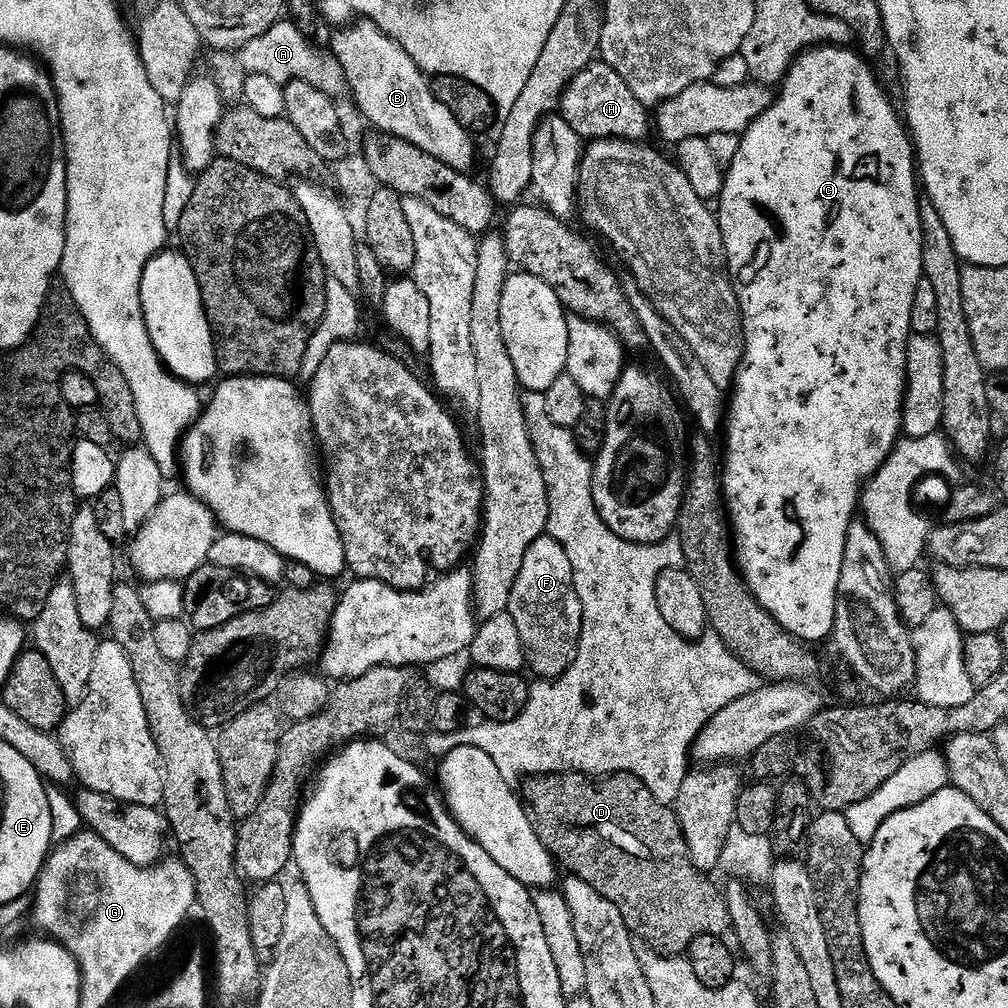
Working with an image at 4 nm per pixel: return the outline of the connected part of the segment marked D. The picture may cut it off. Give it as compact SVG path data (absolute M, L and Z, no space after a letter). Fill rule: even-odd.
M558 772L551 776L533 776L527 781L523 795L532 799L530 803L530 812L534 817L536 831L539 832L542 843L552 852L554 857L561 865L564 864L575 875L580 876L588 882L596 891L602 893L605 898L620 908L624 915L628 929L637 937L639 935L645 940L645 945L651 946L658 951L668 951L676 955L684 954L693 947L693 944L700 936L705 936L707 932L725 929L728 924L728 915L725 913L724 903L721 903L720 897L715 891L712 891L712 885L704 883L704 879L697 874L684 874L684 876L672 876L672 868L681 867L686 858L686 849L684 839L680 837L679 825L680 817L663 800L657 798L655 791L649 788L647 784L633 778L628 774L616 774L611 778L593 778L582 772Z

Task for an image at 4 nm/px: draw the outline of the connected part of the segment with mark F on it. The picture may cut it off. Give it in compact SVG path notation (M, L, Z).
M551 534L539 536L530 546L522 562L522 570L516 577L514 600L524 611L523 623L526 625L526 644L530 649L530 668L551 682L571 670L576 656L580 653L580 640L584 636L584 603L576 589L576 565L572 564L567 550Z

